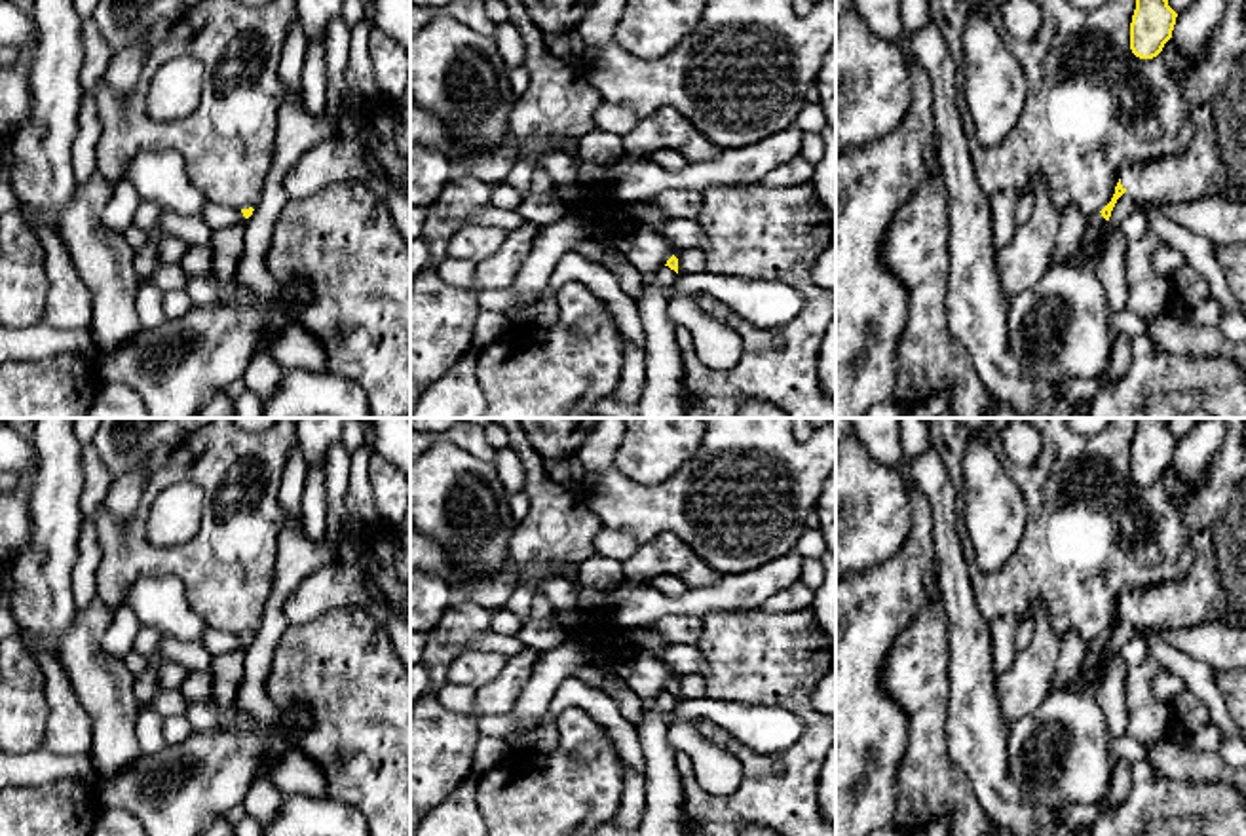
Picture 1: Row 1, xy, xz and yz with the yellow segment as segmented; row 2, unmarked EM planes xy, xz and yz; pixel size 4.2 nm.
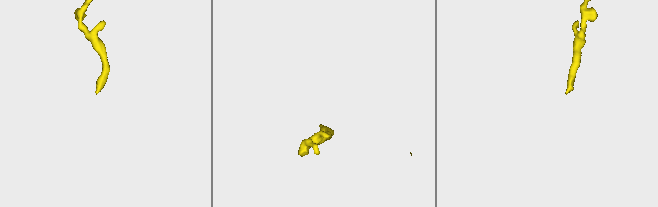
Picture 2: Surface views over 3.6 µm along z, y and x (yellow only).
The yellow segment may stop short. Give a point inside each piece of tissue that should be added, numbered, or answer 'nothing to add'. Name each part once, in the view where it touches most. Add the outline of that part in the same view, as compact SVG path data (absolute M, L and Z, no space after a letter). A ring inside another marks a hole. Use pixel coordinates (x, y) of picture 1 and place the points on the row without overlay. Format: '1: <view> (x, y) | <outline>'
1: xz (642, 673) | M634 654L615 659L615 674L640 697L642 705L653 707L657 697L672 682L665 663L653 654Z

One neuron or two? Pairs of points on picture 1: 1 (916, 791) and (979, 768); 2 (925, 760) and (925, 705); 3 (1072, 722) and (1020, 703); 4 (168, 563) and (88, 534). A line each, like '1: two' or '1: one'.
1: two
2: one
3: two
4: two

